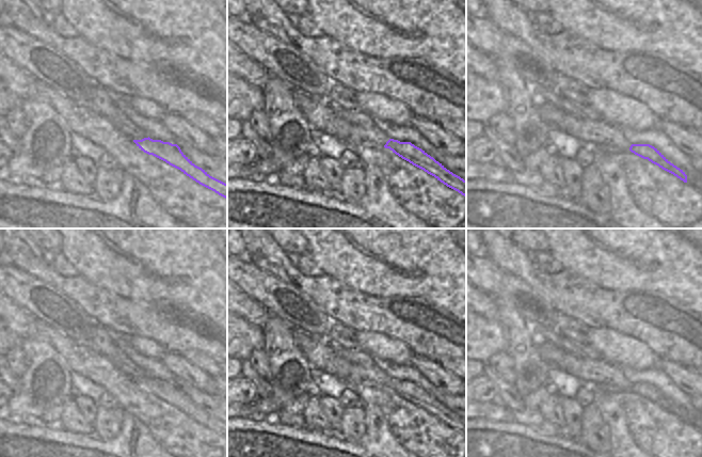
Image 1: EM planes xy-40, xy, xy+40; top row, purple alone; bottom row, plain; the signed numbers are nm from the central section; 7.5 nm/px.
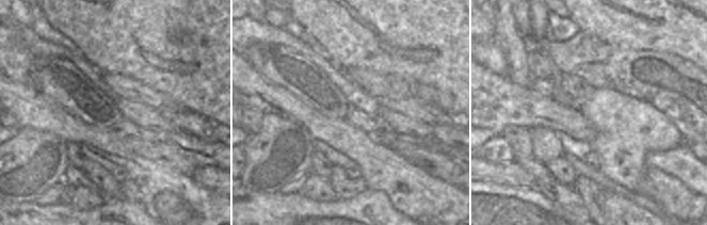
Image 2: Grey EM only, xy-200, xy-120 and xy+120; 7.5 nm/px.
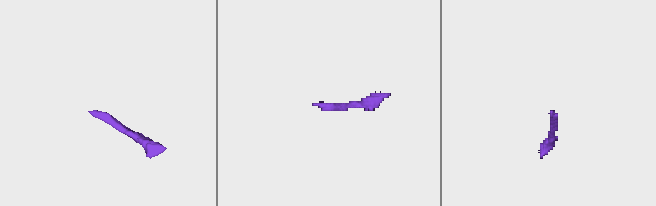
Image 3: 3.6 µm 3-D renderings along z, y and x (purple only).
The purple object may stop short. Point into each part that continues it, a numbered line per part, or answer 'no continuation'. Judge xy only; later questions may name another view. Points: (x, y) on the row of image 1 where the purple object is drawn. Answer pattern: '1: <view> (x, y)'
1: xy (368, 136)

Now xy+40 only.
1: xy+40 (601, 135)

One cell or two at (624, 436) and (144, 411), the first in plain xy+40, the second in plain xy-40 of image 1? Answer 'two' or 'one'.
two

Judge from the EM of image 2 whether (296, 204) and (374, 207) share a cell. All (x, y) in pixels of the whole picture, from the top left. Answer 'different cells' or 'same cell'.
same cell

